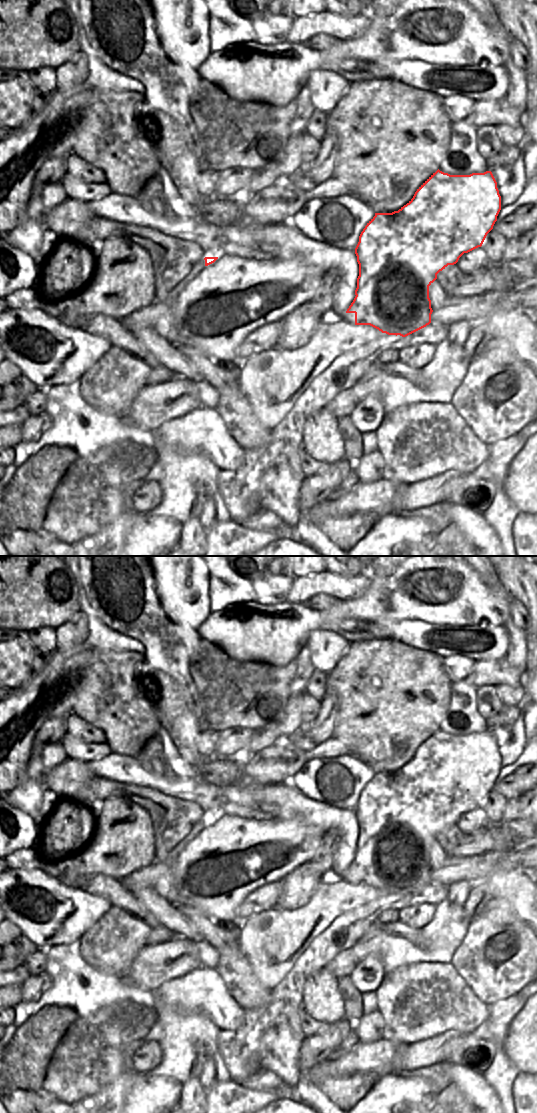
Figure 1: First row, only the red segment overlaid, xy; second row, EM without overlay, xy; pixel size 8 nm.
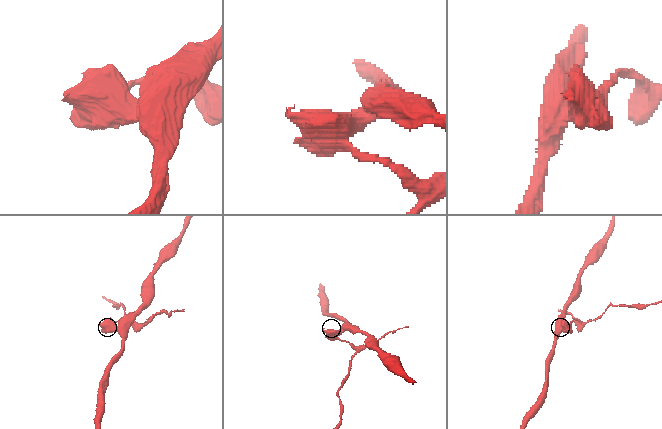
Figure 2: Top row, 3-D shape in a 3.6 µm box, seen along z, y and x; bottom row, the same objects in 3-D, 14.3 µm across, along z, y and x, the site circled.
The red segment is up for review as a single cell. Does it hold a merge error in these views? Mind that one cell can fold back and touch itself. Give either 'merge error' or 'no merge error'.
merge error

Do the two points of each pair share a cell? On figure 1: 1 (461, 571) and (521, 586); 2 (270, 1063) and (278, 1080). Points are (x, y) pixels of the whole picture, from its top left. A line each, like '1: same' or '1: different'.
1: different
2: different

